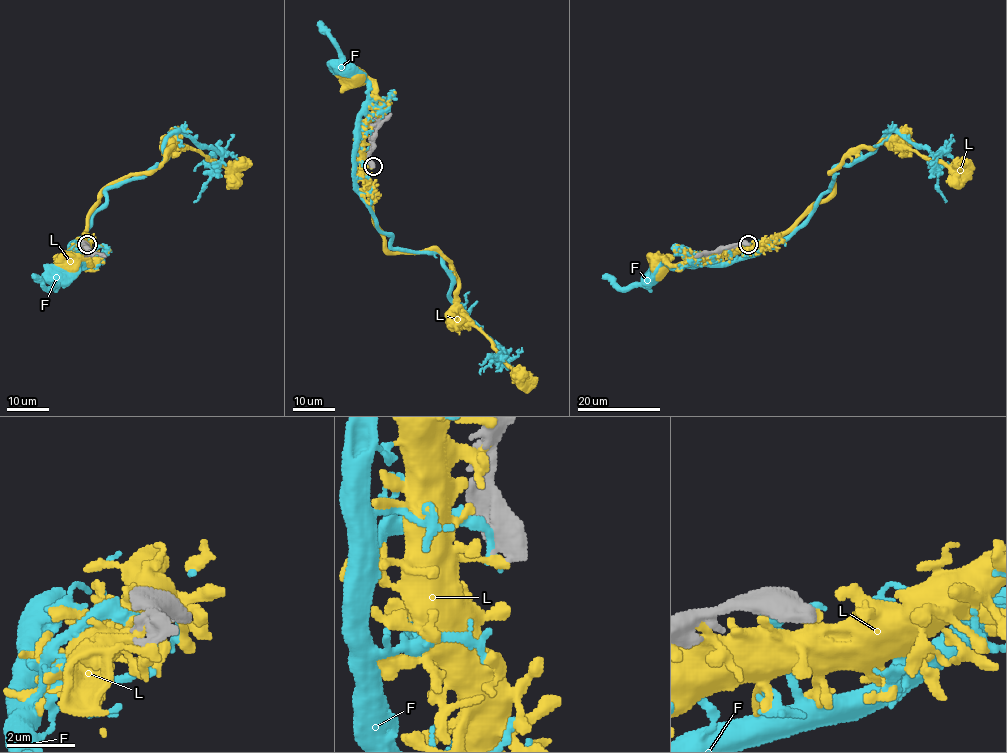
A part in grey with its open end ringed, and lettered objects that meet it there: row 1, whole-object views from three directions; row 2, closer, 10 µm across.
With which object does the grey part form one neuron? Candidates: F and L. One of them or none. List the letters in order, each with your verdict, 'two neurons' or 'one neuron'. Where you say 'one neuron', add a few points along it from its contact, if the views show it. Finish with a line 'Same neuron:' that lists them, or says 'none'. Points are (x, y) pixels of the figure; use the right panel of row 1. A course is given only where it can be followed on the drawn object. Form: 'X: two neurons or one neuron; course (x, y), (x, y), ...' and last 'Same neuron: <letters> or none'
F: two neurons
L: two neurons
Same neuron: none

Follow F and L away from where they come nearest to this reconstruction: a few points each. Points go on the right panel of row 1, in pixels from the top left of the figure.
F: (746, 243), (741, 257), (722, 263), (682, 264), (673, 268), (663, 263), (648, 275), (650, 277)
L: (748, 243), (747, 247), (734, 247), (677, 264), (661, 260), (657, 265)

